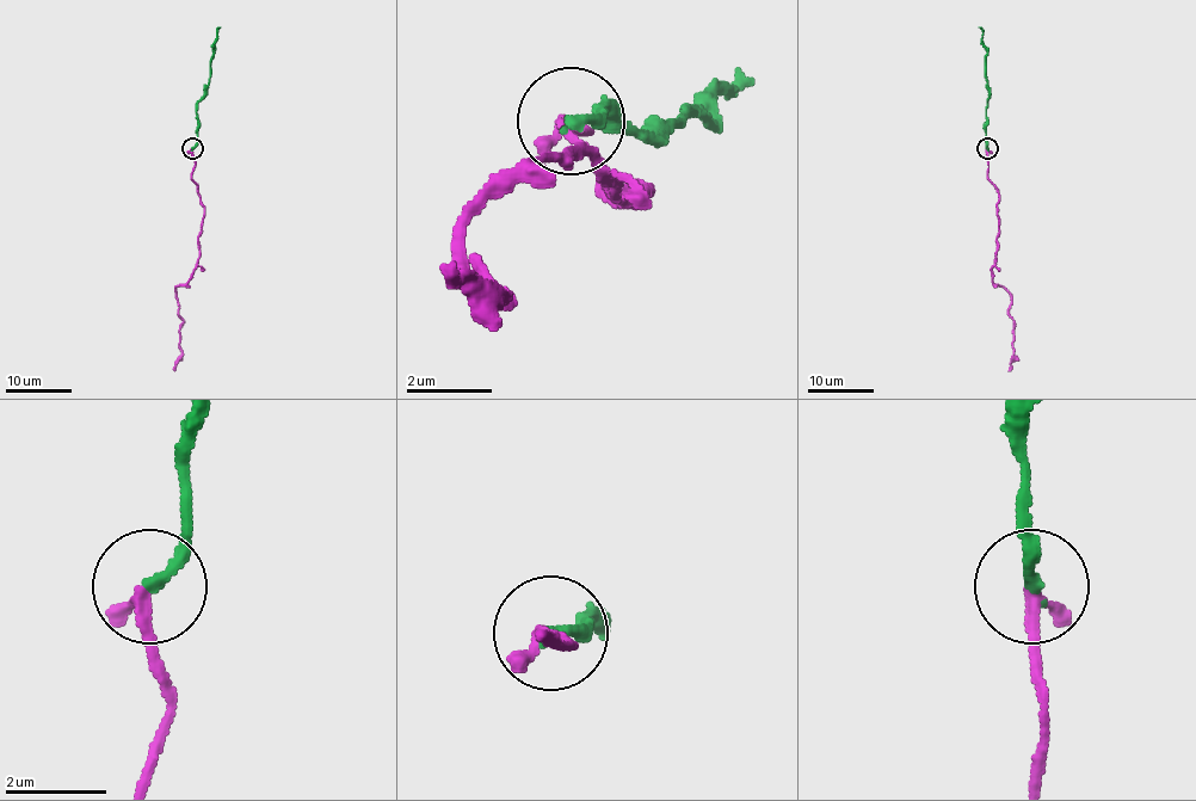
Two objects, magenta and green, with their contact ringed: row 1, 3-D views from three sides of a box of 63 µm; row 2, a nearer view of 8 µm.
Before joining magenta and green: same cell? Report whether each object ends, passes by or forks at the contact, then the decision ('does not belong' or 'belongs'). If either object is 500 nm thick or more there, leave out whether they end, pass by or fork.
magenta ends there; green ends there; belongs

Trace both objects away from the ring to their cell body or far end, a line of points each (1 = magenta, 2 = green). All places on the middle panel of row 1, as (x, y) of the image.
1: (568, 124), (611, 199), (643, 189), (568, 156), (493, 199), (461, 264), (504, 296), (450, 264)
2: (568, 124), (600, 114), (600, 124), (643, 135), (676, 124), (708, 124), (740, 71)

